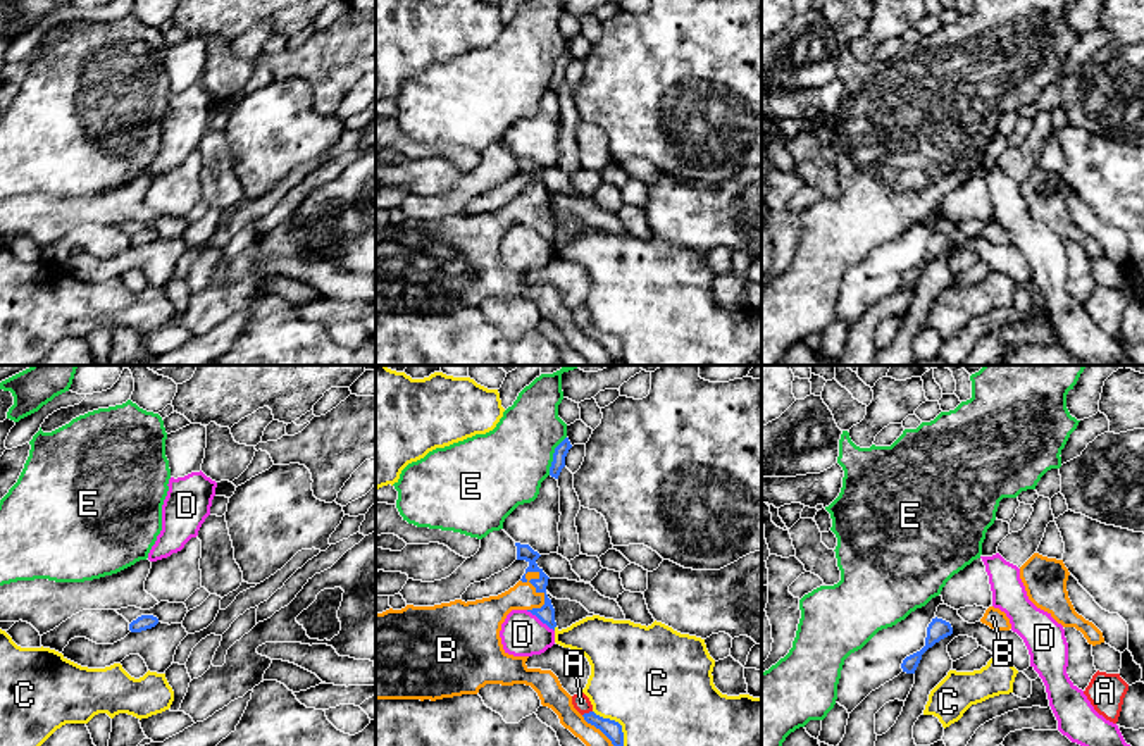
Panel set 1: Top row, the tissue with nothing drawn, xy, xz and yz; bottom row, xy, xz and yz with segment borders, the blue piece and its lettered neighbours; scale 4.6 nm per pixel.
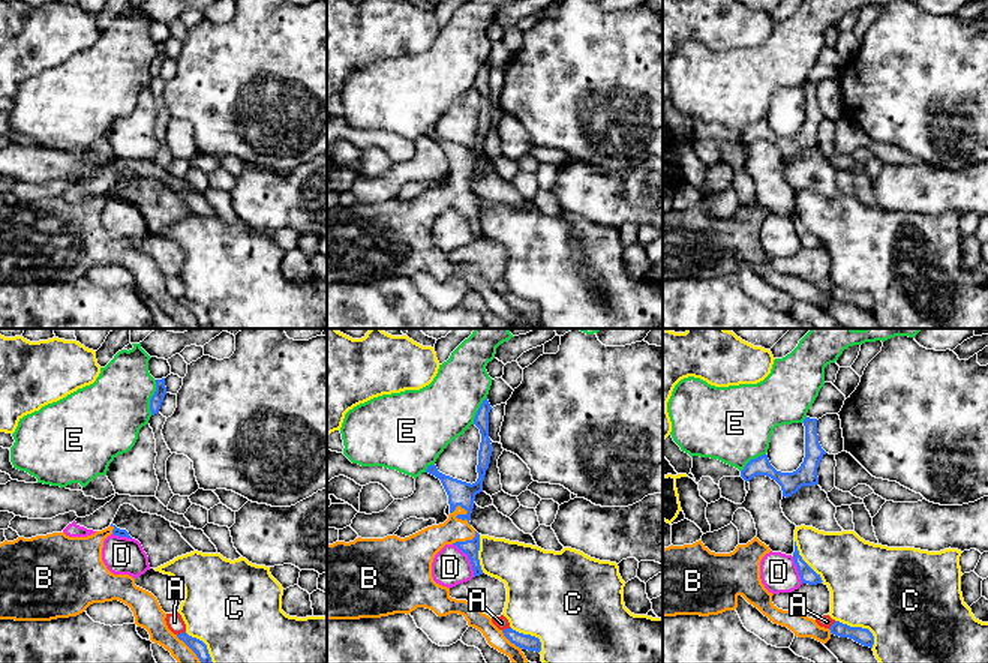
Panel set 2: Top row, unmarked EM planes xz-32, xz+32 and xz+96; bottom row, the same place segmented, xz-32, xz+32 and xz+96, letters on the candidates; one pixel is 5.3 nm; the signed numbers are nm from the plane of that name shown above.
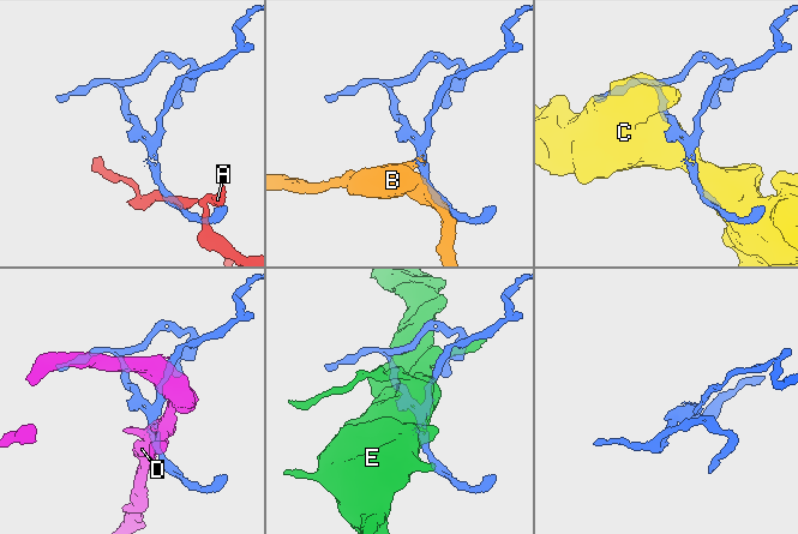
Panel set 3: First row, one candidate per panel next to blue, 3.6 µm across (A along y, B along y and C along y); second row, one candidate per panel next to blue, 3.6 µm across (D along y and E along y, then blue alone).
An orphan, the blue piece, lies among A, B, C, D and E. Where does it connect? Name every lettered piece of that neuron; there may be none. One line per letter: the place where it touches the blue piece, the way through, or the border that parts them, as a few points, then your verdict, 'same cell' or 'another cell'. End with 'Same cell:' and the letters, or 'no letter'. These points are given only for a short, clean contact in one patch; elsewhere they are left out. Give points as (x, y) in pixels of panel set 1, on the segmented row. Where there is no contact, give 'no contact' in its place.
A: meets blue in xz at (586, 714); another cell
B: meets blue in xz at (541, 591); same cell
C: meets blue in xz at (617, 722); another cell
D: meets blue in xz at (540, 619); border along xz (526, 610), (553, 631); another cell
E: meets blue in xz at (553, 455); another cell
Same cell: B

